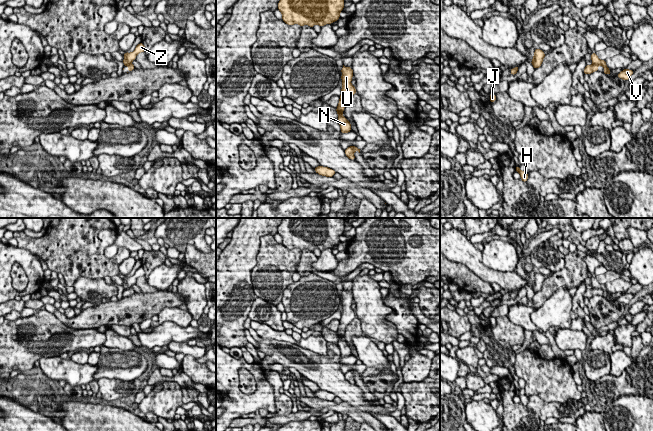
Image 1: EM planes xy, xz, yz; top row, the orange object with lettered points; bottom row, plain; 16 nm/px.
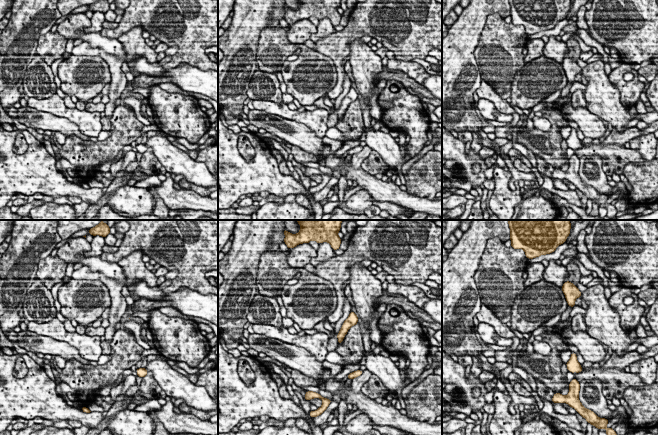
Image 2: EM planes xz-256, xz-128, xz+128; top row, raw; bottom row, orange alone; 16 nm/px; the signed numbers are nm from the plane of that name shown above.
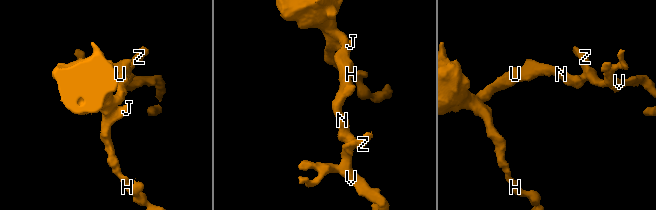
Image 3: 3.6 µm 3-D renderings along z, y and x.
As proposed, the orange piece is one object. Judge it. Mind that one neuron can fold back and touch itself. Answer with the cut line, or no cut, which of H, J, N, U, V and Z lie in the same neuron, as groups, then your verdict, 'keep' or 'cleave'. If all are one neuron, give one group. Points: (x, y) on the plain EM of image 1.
yz (593, 287), (598, 289) | H J N U / V Z | cleave

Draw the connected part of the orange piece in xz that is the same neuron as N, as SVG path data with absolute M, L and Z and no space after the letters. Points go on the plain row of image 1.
M343 289L342 293L342 313L341 313L341 319L339 320L339 327L336 332L337 338L338 338L338 347L340 349L341 357L345 358L348 357L351 354L351 348L346 343L346 341L343 341L343 335L346 330L346 326L354 319L356 318L355 311L351 308L352 301L353 301L353 294L351 291L345 291Z

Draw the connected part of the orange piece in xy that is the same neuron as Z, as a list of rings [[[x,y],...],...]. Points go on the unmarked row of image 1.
[[[142,266],[136,270],[133,276],[131,277],[125,276],[123,284],[124,290],[131,288],[132,285],[136,283],[137,278],[141,276],[145,276],[145,270]]]

